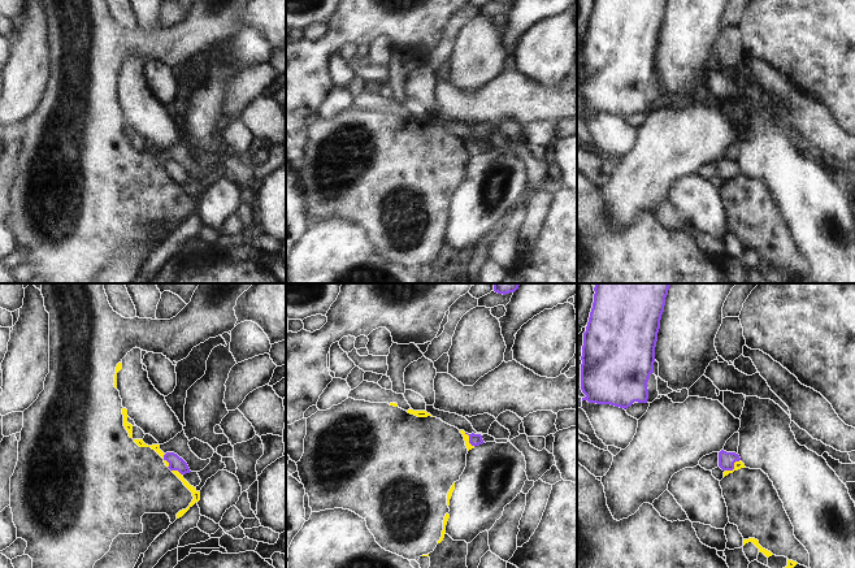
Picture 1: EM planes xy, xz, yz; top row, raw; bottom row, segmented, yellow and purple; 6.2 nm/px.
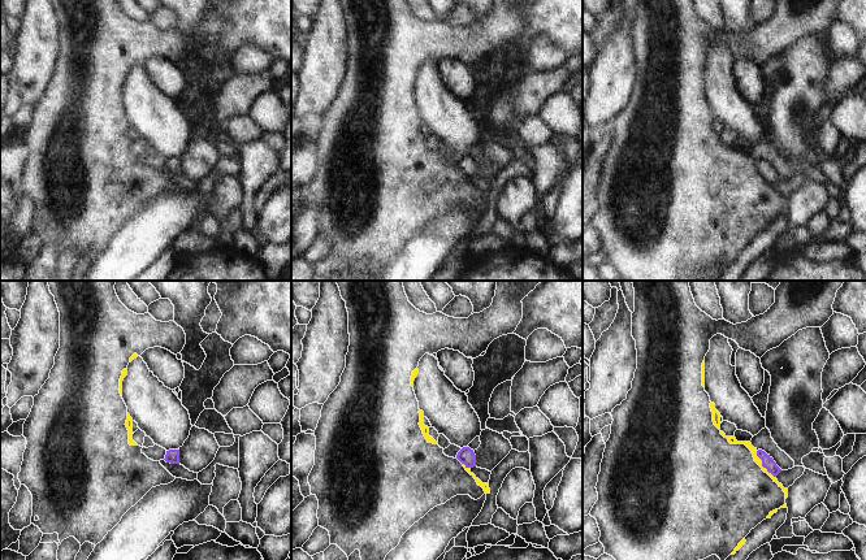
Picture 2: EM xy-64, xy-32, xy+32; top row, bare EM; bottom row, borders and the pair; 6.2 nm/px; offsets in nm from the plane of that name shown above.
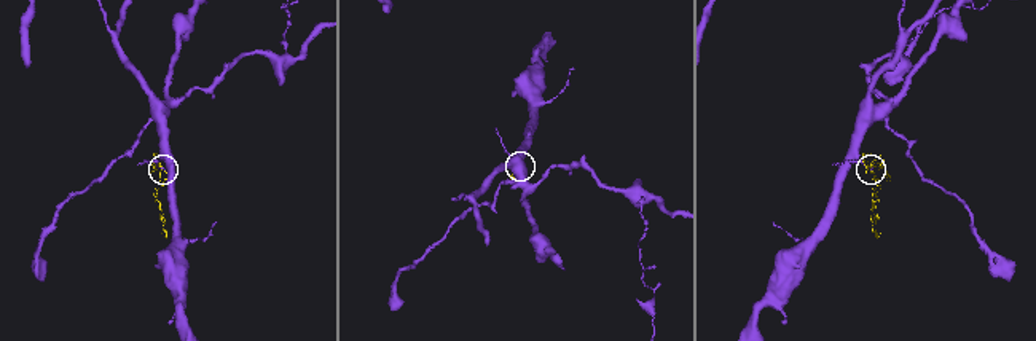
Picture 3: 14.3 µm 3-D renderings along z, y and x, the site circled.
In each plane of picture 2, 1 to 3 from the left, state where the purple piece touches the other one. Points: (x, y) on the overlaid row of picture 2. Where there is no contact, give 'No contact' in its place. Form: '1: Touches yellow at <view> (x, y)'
1: No contact
2: Touches yellow at xy-32 (464, 465)
3: Touches yellow at xy+32 (761, 464).

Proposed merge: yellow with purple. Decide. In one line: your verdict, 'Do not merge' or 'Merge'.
Do not merge.

